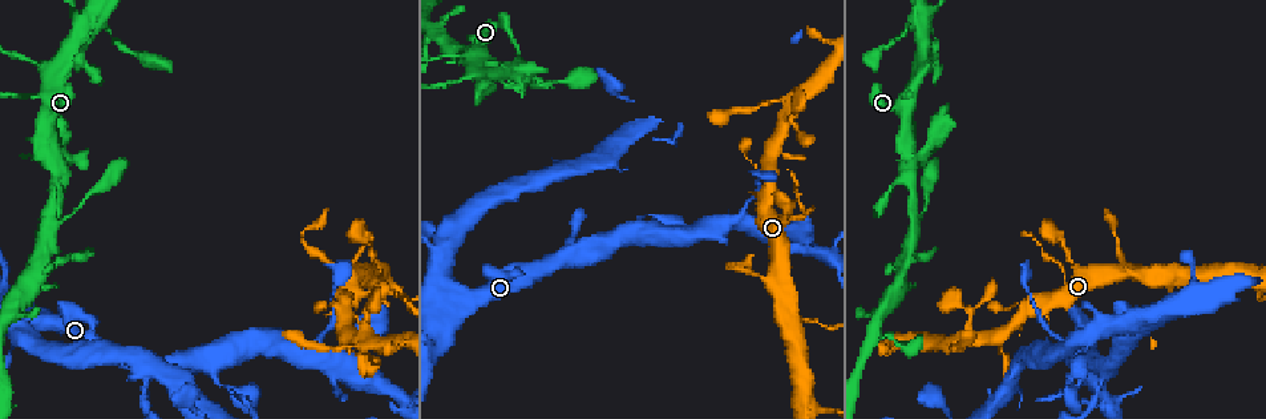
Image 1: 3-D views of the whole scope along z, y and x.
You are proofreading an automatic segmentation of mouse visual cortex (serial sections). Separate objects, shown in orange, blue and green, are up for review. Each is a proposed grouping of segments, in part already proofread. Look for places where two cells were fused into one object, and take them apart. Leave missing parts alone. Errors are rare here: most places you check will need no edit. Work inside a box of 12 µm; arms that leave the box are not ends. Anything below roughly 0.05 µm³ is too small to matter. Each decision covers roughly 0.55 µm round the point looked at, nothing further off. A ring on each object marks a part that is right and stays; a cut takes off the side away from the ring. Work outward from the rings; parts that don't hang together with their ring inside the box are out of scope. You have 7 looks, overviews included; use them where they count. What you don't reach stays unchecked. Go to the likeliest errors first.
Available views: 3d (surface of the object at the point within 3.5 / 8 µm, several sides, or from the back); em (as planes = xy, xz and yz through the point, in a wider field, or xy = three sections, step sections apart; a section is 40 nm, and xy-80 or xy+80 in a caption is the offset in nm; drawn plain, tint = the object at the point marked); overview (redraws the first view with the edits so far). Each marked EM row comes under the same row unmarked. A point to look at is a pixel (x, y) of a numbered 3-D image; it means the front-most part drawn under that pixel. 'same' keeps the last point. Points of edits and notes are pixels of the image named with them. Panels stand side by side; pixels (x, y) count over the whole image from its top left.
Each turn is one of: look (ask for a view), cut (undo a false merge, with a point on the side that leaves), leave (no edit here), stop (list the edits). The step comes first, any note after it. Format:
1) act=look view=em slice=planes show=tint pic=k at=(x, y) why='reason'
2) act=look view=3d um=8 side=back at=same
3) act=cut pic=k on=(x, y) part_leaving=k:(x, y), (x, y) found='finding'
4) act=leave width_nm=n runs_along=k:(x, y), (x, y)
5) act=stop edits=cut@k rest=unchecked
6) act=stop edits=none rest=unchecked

act=look view=3d um=3.5 pic=1 at=(780, 274)

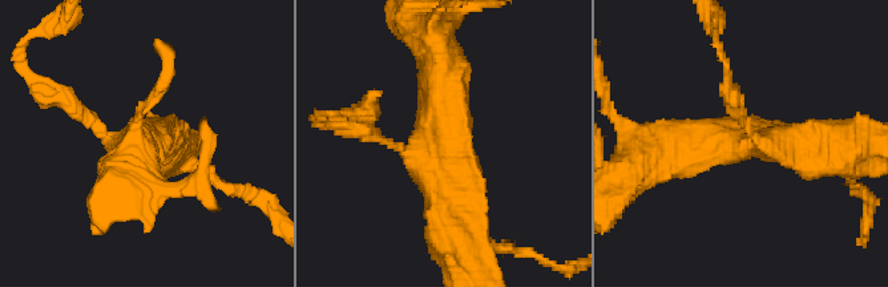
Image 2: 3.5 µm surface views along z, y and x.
act=look view=em slice=xy step=1 show=tint pic=2 at=(738, 141) why='shape alone is not enough'

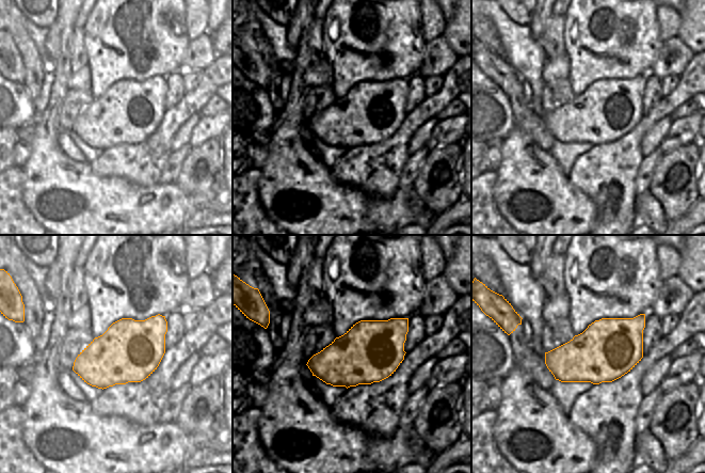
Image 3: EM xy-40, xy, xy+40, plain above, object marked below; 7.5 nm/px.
act=look view=em slice=xy step=2 show=tint at=same

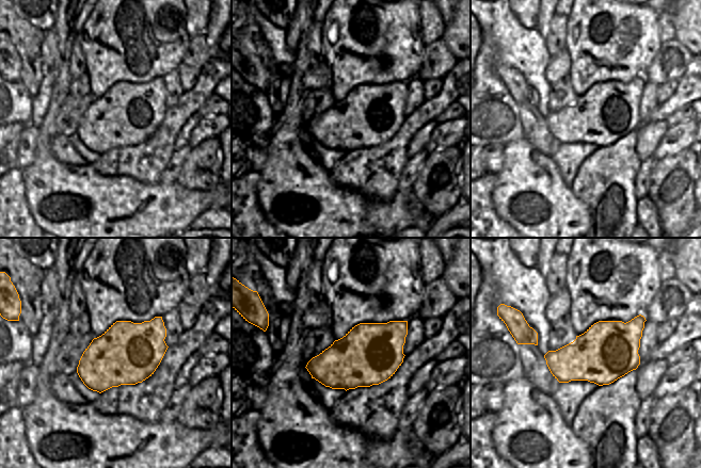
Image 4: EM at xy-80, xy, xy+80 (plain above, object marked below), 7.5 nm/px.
act=leave runs_along=2:(438, 51), (453, 218) found='continuous, no second cell'

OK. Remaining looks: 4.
act=look view=3d um=3.5 pic=1 at=(792, 117) why='narrows sharply'

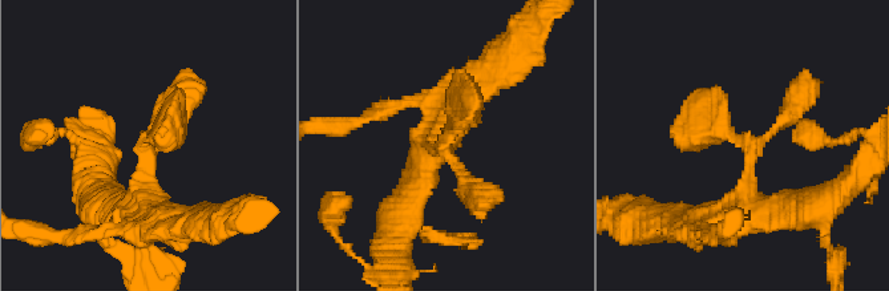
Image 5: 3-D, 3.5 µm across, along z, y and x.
act=look view=em slice=xy step=2 show=tint pic=5 at=(147, 142) why='now the EM'

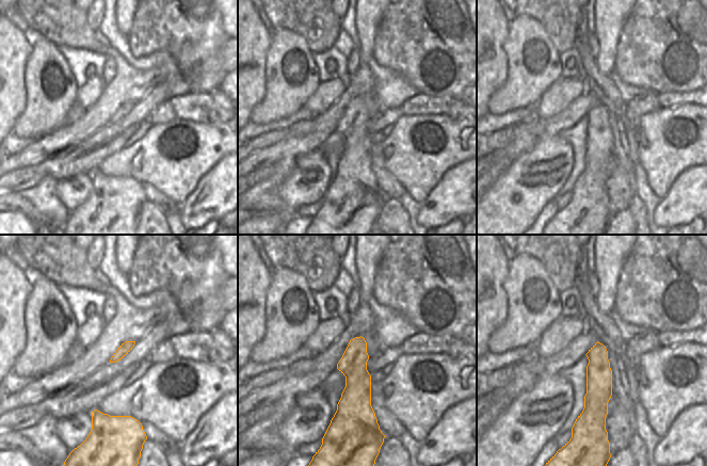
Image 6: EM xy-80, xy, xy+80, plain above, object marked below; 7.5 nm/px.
act=leave runs_along=5:(750, 213), (746, 144), (678, 144) found='one cell here'

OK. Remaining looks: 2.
act=look view=3d um=3.5 pic=1 at=(924, 22) why='abrupt turn'

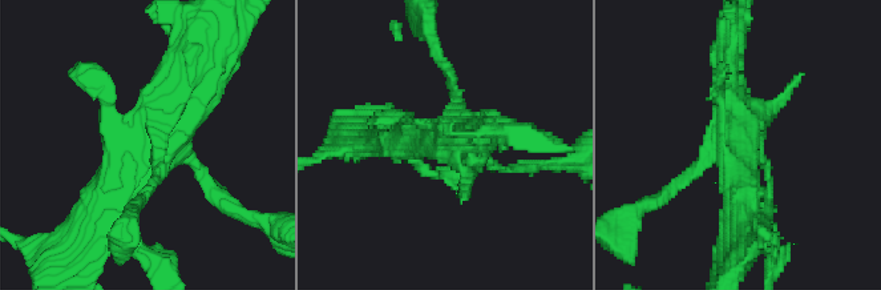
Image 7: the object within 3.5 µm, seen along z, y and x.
act=look view=em slice=xy step=1 show=tint pic=7 at=(441, 136) why='need the tissue'

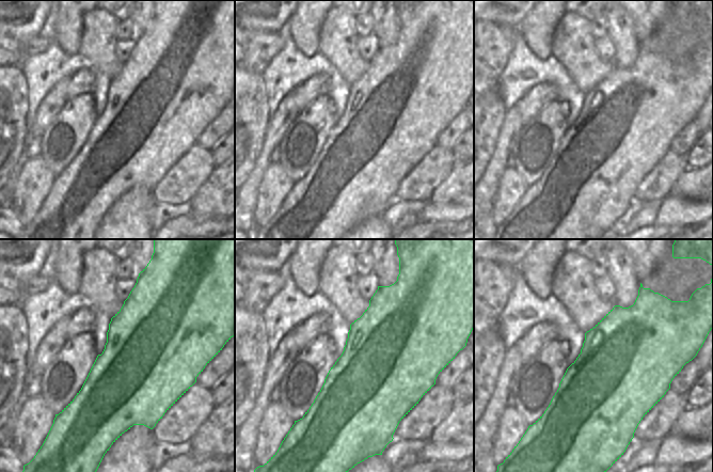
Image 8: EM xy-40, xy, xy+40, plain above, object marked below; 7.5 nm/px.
act=leave runs_along=7:(101, 217), (158, 115), (203, 83) found='one cell here'

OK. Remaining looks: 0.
act=stop edits=none rest=unchecked

